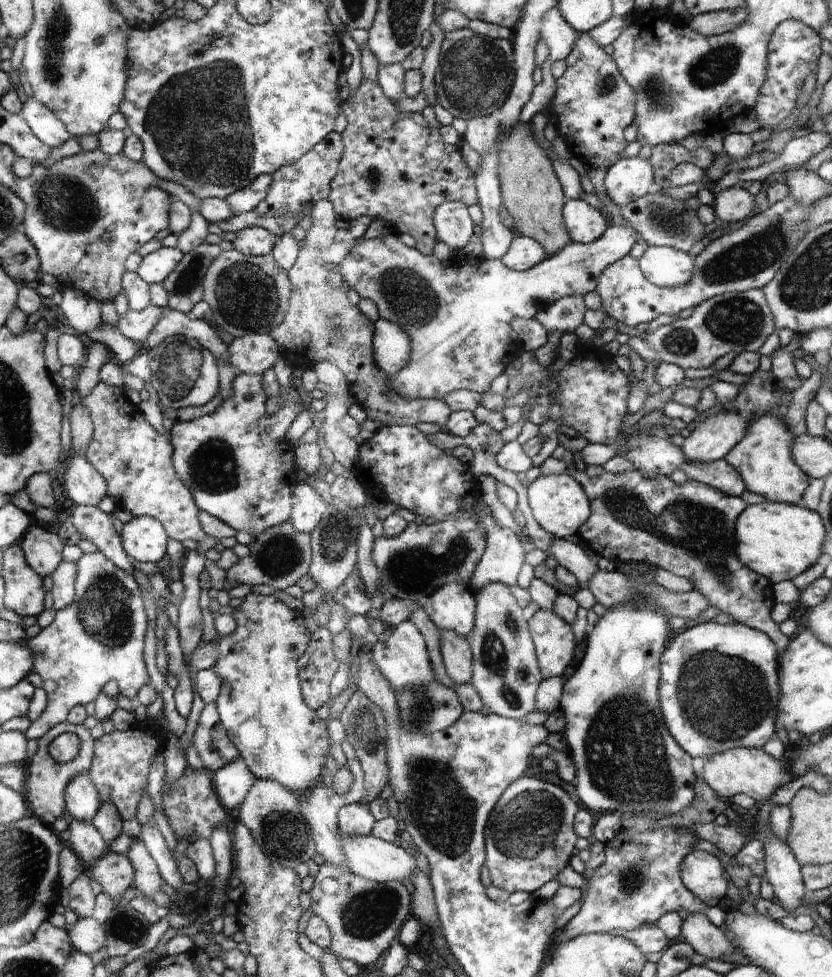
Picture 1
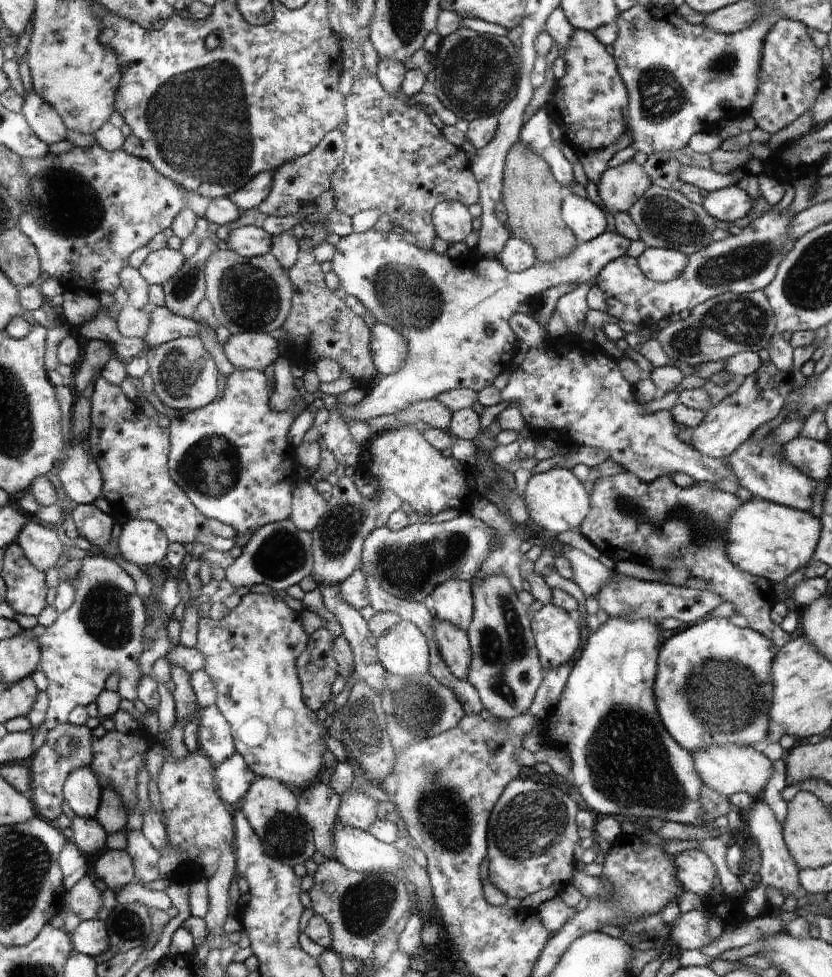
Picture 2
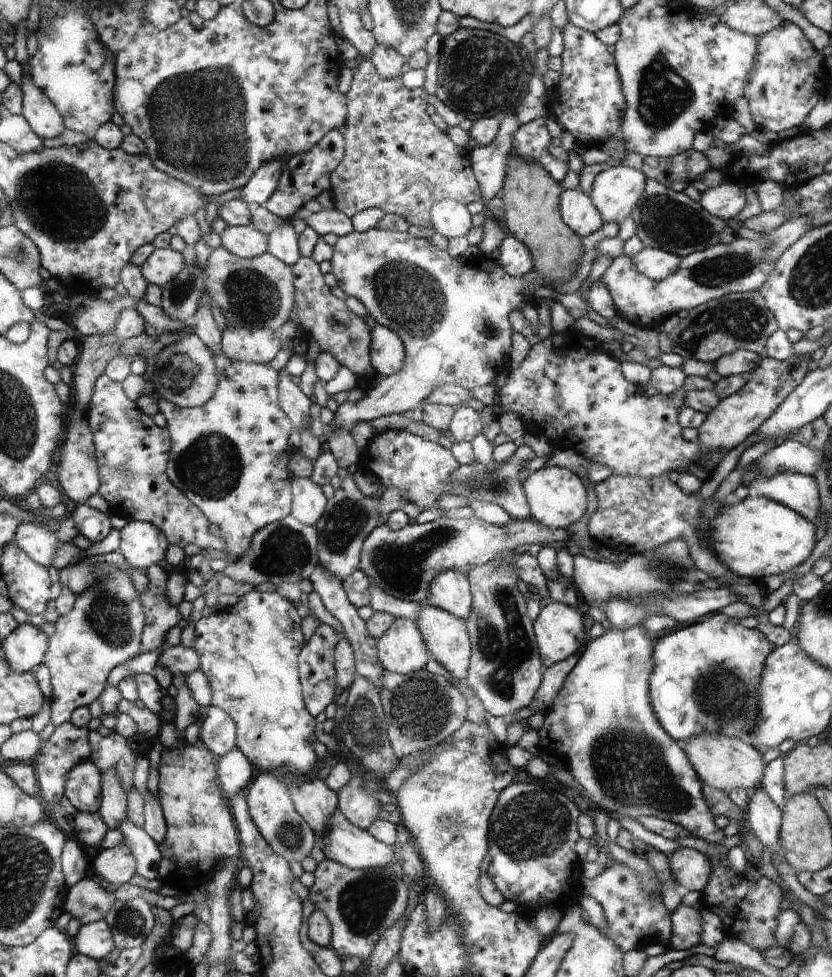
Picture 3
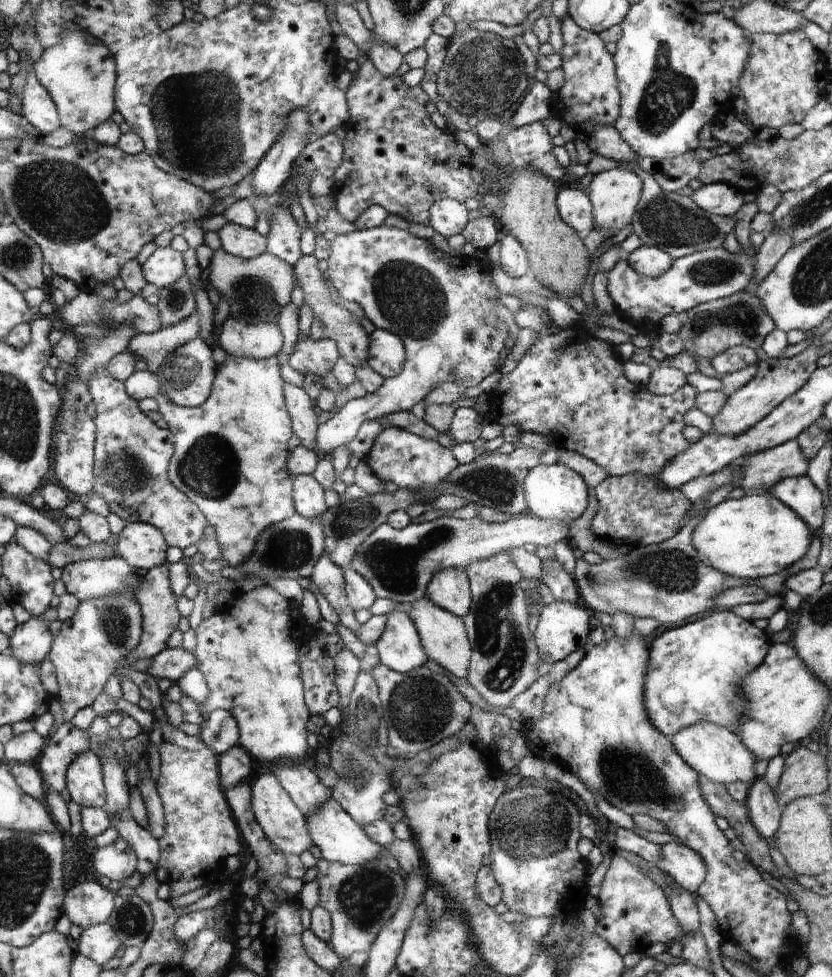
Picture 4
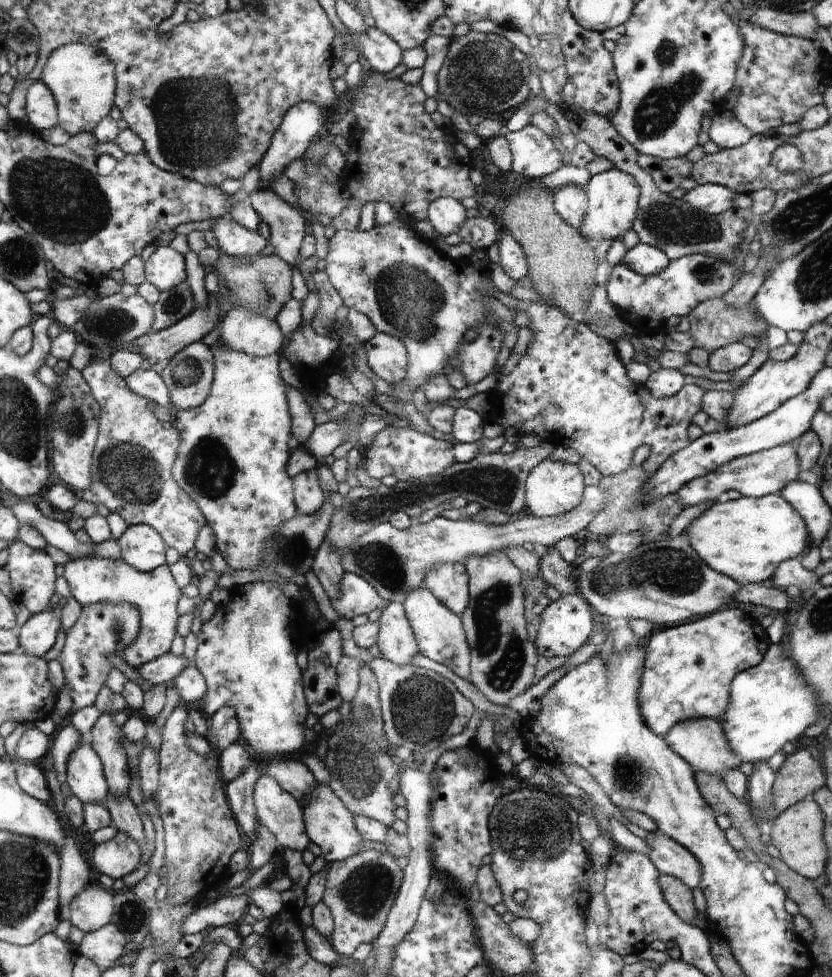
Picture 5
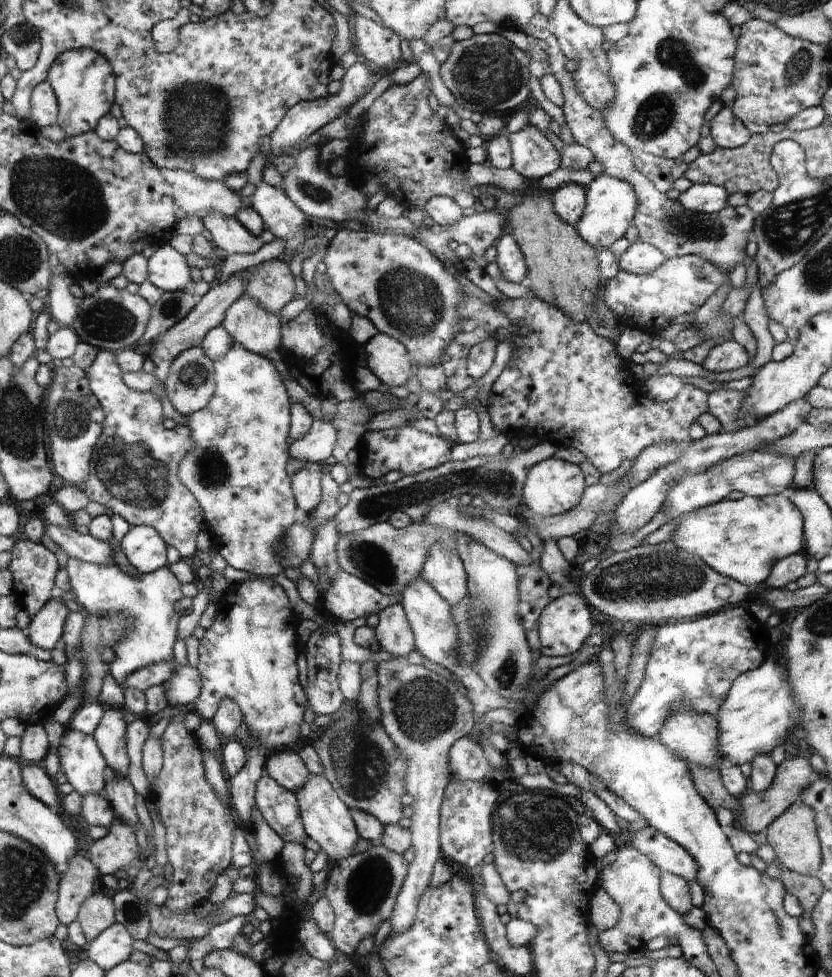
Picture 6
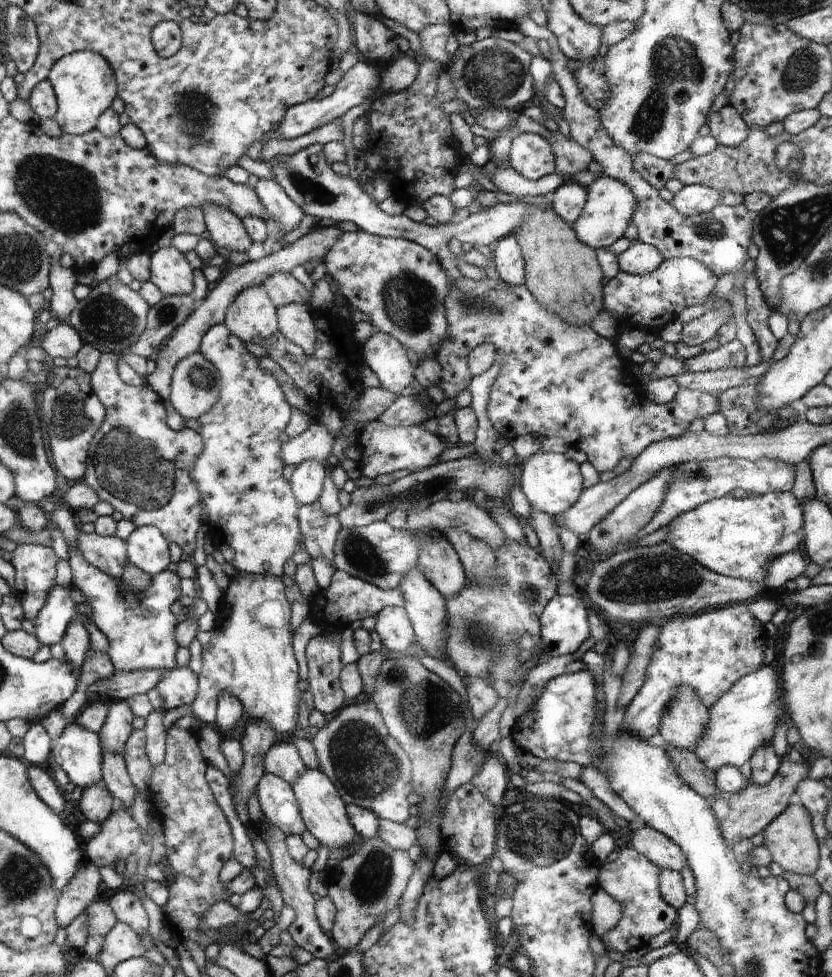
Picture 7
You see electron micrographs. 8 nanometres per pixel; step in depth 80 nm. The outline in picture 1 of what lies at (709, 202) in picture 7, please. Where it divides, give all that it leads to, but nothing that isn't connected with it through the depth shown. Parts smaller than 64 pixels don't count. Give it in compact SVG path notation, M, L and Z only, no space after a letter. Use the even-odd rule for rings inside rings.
M737 185L716 193L710 206L717 221L724 226L730 222L746 220L756 206L754 197L749 191Z

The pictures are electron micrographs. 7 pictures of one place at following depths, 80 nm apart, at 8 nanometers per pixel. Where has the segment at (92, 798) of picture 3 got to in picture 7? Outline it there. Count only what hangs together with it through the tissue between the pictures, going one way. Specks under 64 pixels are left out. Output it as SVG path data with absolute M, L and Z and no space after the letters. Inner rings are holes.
M76 721L68 723L58 738L53 741L51 750L52 758L59 764L68 778L83 790L96 783L102 783L102 761L104 750L101 748L100 736L90 729L84 728Z

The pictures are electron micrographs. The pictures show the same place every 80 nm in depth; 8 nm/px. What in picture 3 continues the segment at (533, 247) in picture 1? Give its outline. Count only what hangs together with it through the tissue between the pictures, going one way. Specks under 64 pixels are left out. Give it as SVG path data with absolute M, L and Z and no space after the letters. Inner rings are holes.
M510 234L500 243L500 257L497 262L513 277L523 277L534 268L532 253L522 241Z

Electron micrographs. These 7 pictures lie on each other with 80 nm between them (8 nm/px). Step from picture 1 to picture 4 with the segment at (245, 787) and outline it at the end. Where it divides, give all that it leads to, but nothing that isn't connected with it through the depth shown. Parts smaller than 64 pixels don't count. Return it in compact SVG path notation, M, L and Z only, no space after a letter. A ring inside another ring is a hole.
M239 744L229 748L218 759L221 783L228 788L242 781L250 781L257 772L255 760Z

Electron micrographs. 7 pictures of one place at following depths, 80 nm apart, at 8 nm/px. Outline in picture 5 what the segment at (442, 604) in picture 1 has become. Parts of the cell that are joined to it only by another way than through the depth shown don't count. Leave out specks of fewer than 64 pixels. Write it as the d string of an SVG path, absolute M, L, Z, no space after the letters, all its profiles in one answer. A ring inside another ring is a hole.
M437 562L429 568L424 586L458 616L468 606L469 576L464 563Z

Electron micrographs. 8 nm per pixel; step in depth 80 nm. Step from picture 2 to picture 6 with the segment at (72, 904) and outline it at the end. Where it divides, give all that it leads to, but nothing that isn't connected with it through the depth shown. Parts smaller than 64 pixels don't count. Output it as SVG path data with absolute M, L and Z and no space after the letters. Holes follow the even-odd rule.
M94 892L91 897L83 901L82 906L79 906L76 921L80 923L84 931L86 937L84 948L87 949L103 930L117 921L113 900L111 897Z

